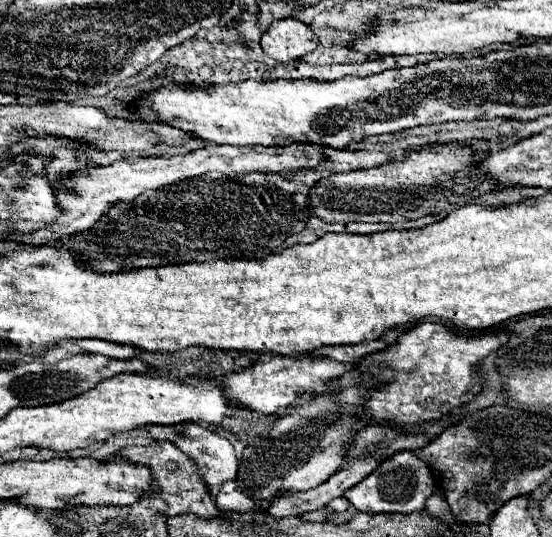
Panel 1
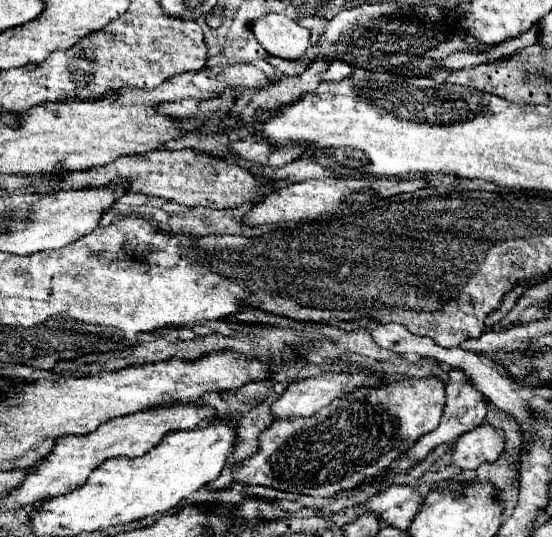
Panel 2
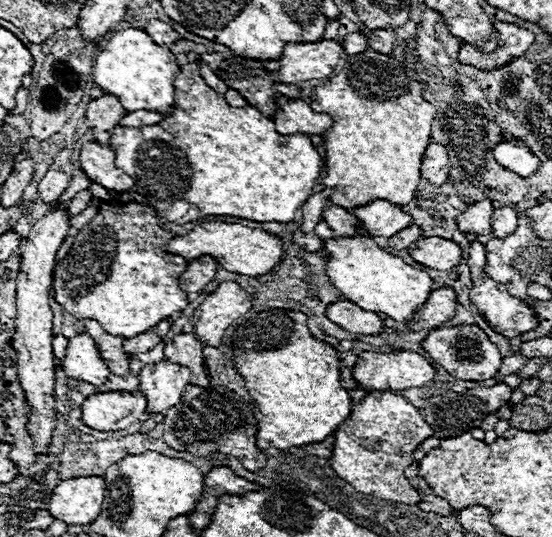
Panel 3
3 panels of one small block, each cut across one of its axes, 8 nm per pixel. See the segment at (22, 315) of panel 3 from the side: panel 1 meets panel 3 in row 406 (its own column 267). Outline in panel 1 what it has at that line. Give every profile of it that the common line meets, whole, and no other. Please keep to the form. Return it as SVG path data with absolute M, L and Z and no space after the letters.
M278 20L262 34L262 50L276 62L294 62L316 50L318 36L300 20Z

